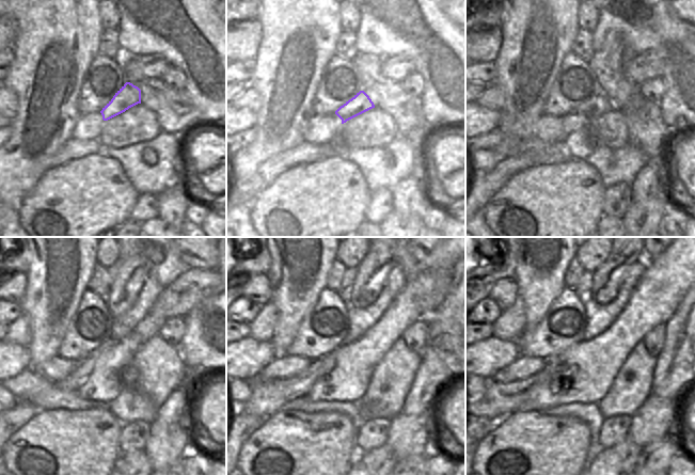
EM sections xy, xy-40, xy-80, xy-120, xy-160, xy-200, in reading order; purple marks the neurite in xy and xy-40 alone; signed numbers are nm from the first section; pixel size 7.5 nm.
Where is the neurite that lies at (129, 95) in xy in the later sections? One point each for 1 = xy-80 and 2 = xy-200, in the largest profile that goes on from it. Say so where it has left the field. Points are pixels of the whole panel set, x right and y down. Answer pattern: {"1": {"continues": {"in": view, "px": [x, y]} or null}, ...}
{"1": {"continues": {"in": "xy-80", "px": [597, 105]}}, "2": {"continues": {"in": "xy-200", "px": [499, 398]}}}

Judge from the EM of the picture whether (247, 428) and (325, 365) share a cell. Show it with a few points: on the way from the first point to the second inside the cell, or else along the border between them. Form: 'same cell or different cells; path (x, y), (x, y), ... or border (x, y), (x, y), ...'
different cells; border (238, 411), (245, 414), (270, 415)

